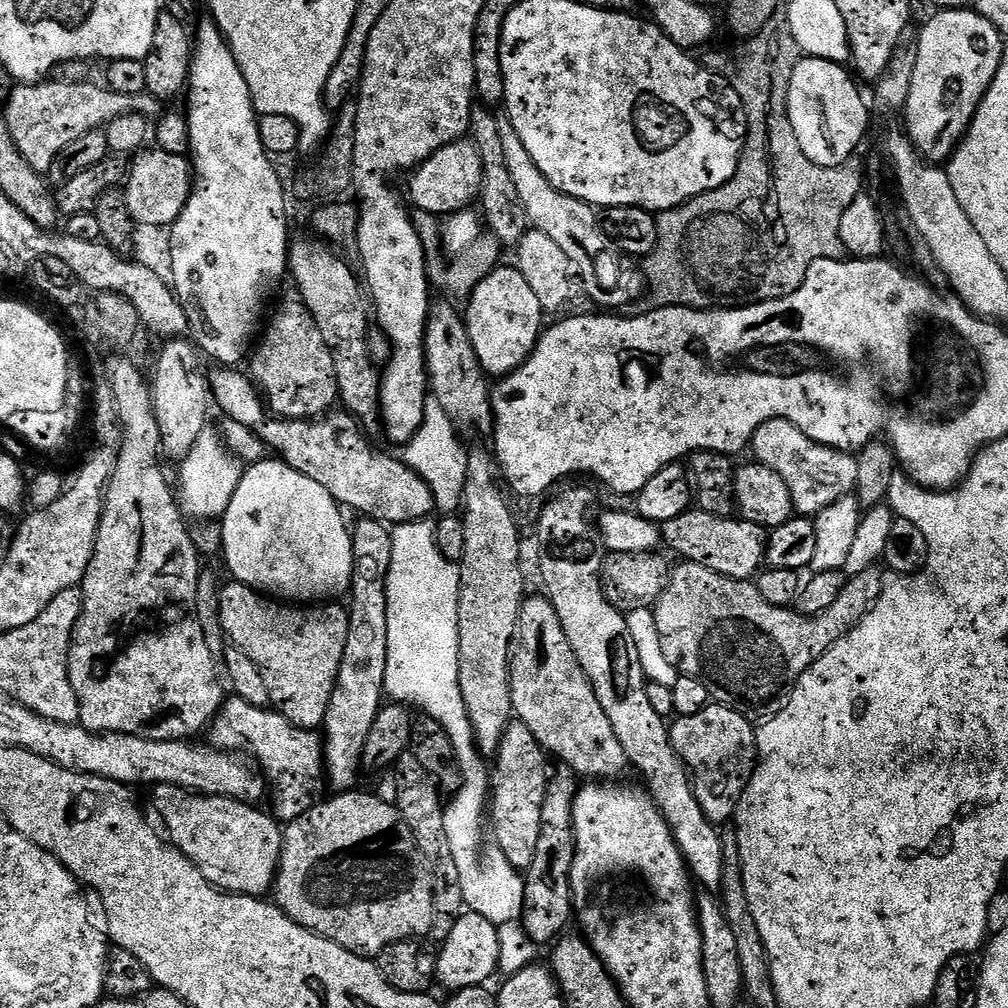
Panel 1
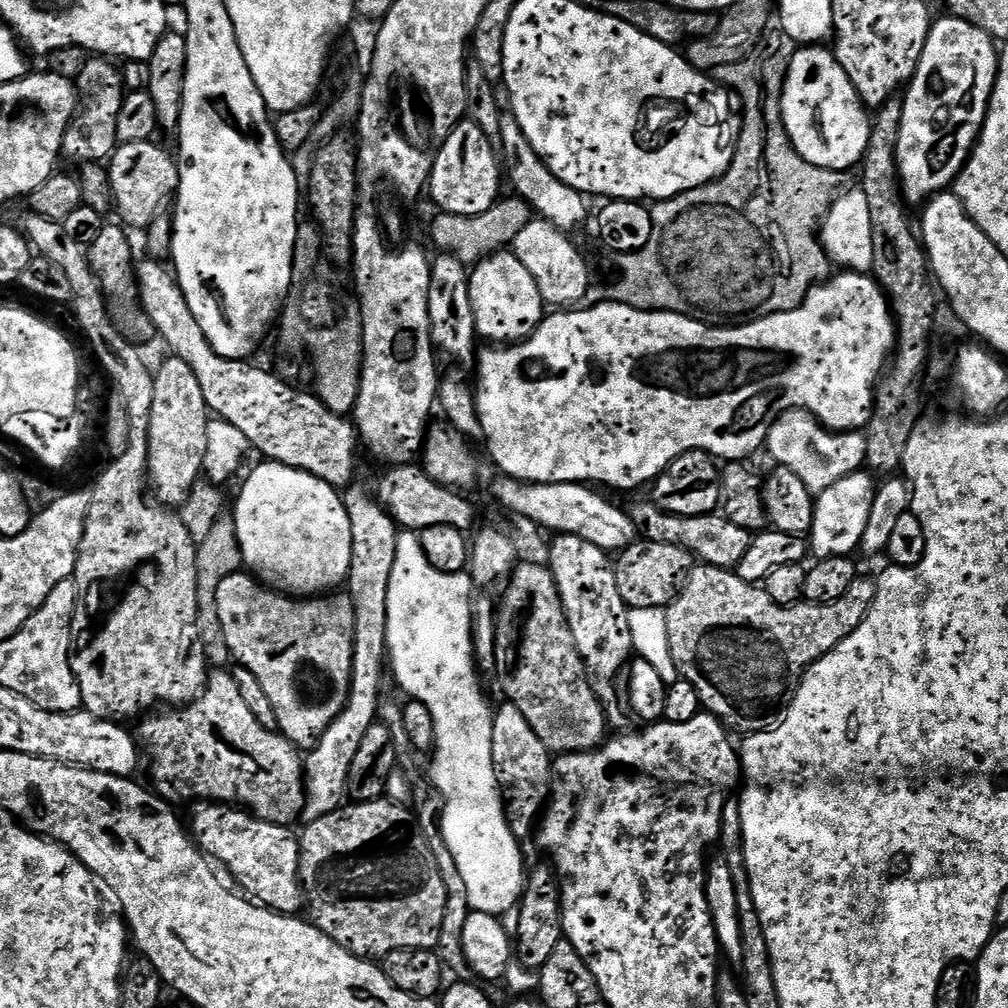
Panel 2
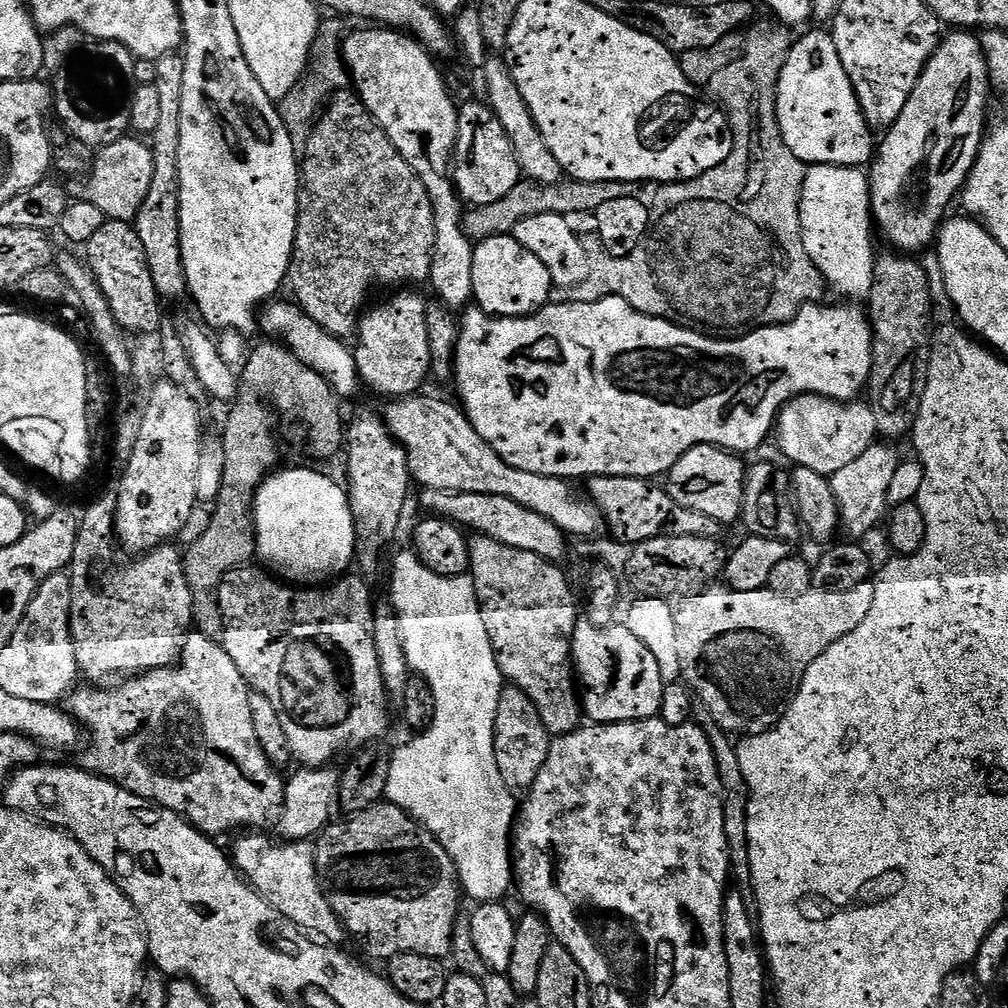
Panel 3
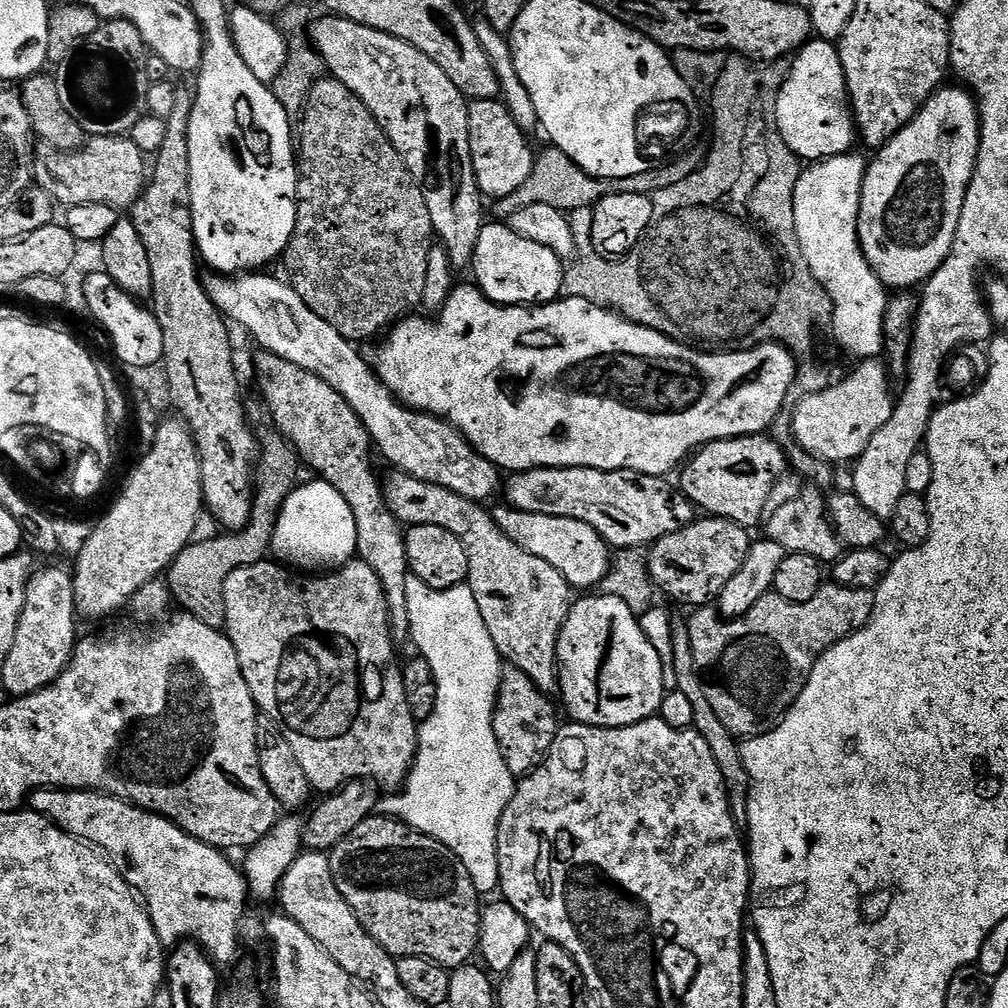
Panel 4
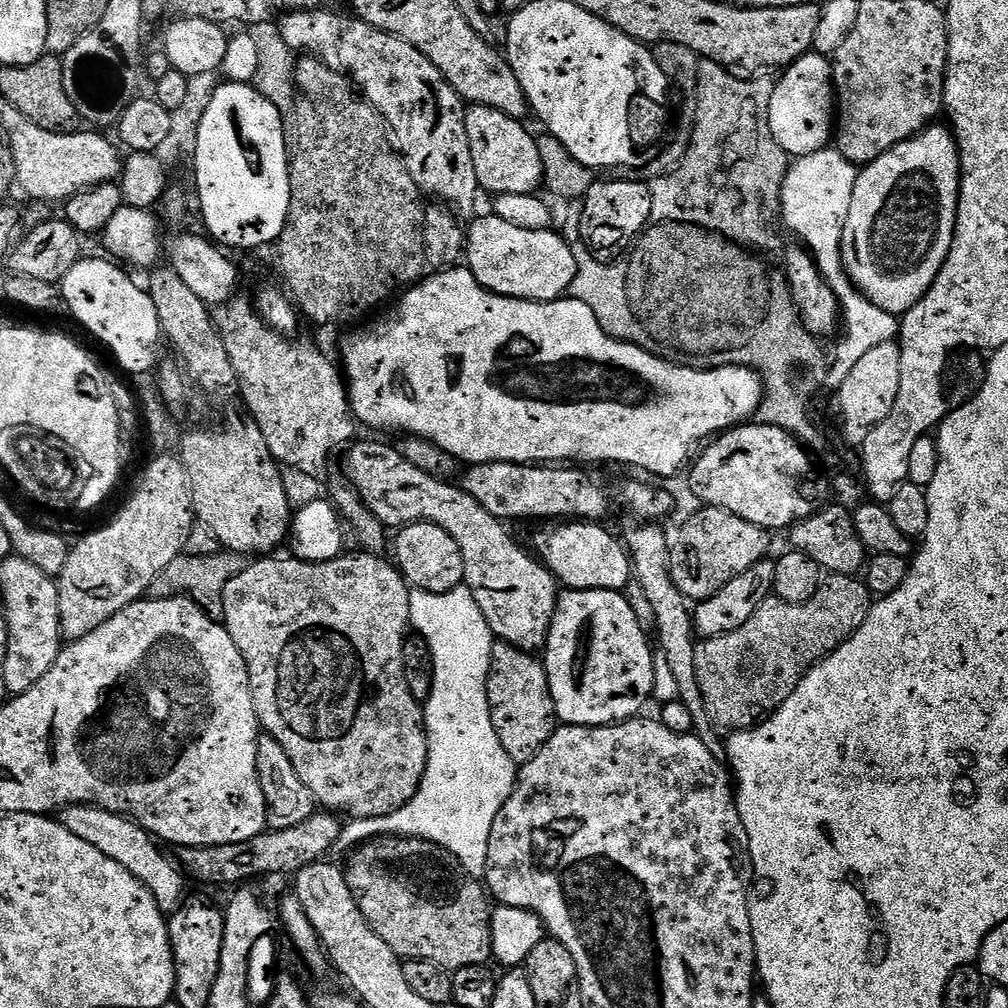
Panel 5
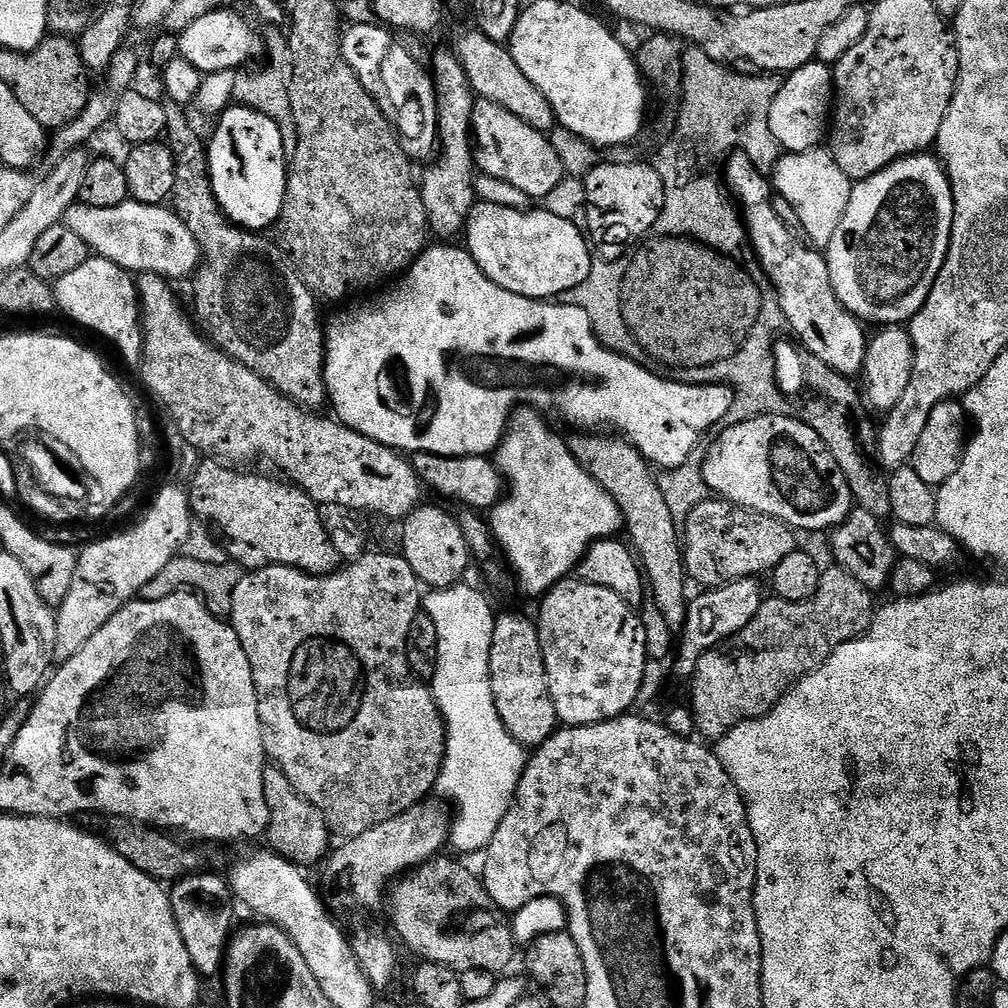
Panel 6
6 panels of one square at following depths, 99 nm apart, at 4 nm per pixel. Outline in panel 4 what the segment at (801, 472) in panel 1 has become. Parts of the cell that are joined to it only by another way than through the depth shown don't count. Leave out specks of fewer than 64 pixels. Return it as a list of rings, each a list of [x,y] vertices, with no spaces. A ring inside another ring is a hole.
[[[876,358],[859,361],[855,367],[845,380],[829,383],[821,392],[795,401],[796,409],[790,413],[792,440],[801,453],[826,460],[833,466],[847,460],[855,462],[866,446],[870,446],[870,438],[892,417],[894,396],[888,390],[889,369]]]

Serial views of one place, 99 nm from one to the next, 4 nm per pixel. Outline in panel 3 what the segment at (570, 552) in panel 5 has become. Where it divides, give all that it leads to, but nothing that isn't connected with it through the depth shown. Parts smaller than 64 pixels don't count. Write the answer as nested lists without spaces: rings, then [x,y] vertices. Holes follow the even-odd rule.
[[[433,488],[423,489],[419,493],[420,504],[425,508],[425,513],[435,513],[437,517],[451,520],[473,533],[494,538],[506,546],[514,546],[514,550],[522,550],[530,554],[538,554],[542,558],[553,562],[560,559],[568,552],[569,541],[566,533],[554,522],[542,518],[540,514],[534,514],[526,510],[524,506],[518,506],[510,498],[502,498],[498,494],[466,494],[465,492],[435,492]],[[436,511],[436,512],[432,512]],[[565,540],[565,541],[564,541]]]

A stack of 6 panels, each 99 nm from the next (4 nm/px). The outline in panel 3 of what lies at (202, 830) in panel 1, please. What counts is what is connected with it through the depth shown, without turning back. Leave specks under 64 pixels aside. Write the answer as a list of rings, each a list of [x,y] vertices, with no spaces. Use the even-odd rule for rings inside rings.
[[[244,834],[230,848],[230,859],[237,872],[278,914],[292,921],[297,928],[332,946],[343,945],[346,940],[344,922],[334,914],[328,893],[322,887],[316,870],[314,848],[308,842],[284,842],[281,848],[268,834]]]

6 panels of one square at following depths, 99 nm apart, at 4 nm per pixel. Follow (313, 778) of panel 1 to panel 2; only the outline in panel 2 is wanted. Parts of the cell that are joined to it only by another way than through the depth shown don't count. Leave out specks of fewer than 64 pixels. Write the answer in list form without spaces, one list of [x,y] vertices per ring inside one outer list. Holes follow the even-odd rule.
[[[213,671],[198,699],[191,704],[145,715],[139,724],[138,743],[146,757],[146,768],[148,764],[148,772],[152,775],[151,787],[161,800],[196,800],[239,806],[258,820],[285,826],[295,825],[295,820],[301,819],[304,813],[304,762],[301,749],[281,736],[279,731],[262,726],[262,722],[254,718],[250,706],[246,706],[242,699],[238,682],[234,682],[231,671]]]

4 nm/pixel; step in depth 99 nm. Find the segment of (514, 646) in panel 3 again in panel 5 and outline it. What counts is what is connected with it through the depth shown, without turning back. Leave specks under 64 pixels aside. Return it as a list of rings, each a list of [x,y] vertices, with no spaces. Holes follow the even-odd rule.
[[[376,440],[360,443],[353,443],[343,457],[344,472],[348,475],[345,476],[347,483],[355,488],[360,501],[388,530],[399,530],[408,524],[421,522],[442,526],[442,530],[446,530],[446,534],[450,534],[450,538],[454,538],[454,542],[458,542],[462,550],[464,584],[472,591],[474,602],[478,602],[478,610],[482,610],[493,637],[524,652],[535,653],[543,649],[544,643],[548,641],[548,627],[554,618],[558,595],[558,581],[552,571],[535,555],[527,556],[523,546],[504,529],[507,528],[505,521],[494,518],[494,514],[490,514],[490,510],[480,505],[459,483],[448,484],[452,482],[426,474],[426,470],[418,470],[418,466],[407,460],[399,447],[391,448],[390,445],[379,444]]]

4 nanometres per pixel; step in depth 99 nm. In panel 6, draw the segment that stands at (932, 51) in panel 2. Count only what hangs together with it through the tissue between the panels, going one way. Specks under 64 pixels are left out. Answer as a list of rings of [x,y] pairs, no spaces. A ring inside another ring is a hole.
[[[935,155],[907,156],[870,178],[855,181],[846,214],[826,249],[838,302],[869,325],[907,325],[922,310],[946,262],[953,222],[952,187]]]

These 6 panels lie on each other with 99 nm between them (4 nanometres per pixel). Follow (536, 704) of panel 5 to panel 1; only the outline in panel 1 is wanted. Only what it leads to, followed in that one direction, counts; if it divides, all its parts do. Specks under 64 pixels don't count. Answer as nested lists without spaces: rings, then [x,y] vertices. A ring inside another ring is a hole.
[[[513,722],[504,732],[494,757],[496,769],[490,772],[490,820],[496,823],[495,847],[506,854],[512,867],[526,870],[534,862],[538,837],[542,834],[542,802],[546,798],[550,779],[549,757],[543,746],[530,734],[525,724]]]

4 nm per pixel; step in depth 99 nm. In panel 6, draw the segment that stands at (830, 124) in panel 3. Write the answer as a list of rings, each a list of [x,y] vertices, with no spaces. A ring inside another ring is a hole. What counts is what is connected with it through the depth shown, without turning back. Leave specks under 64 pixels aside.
[[[813,62],[805,68],[799,68],[791,73],[781,83],[780,93],[774,98],[772,109],[770,110],[770,130],[774,138],[779,142],[781,149],[785,153],[808,152],[821,143],[820,139],[825,139],[830,128],[830,109],[834,104],[834,72],[829,65]]]

